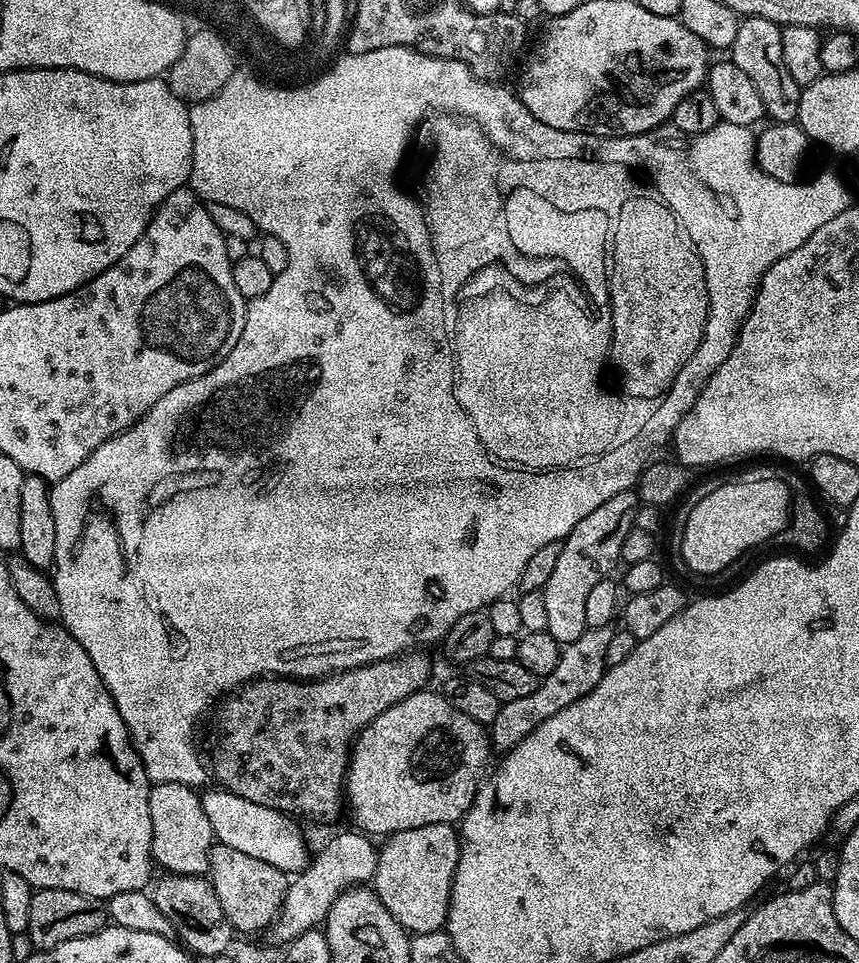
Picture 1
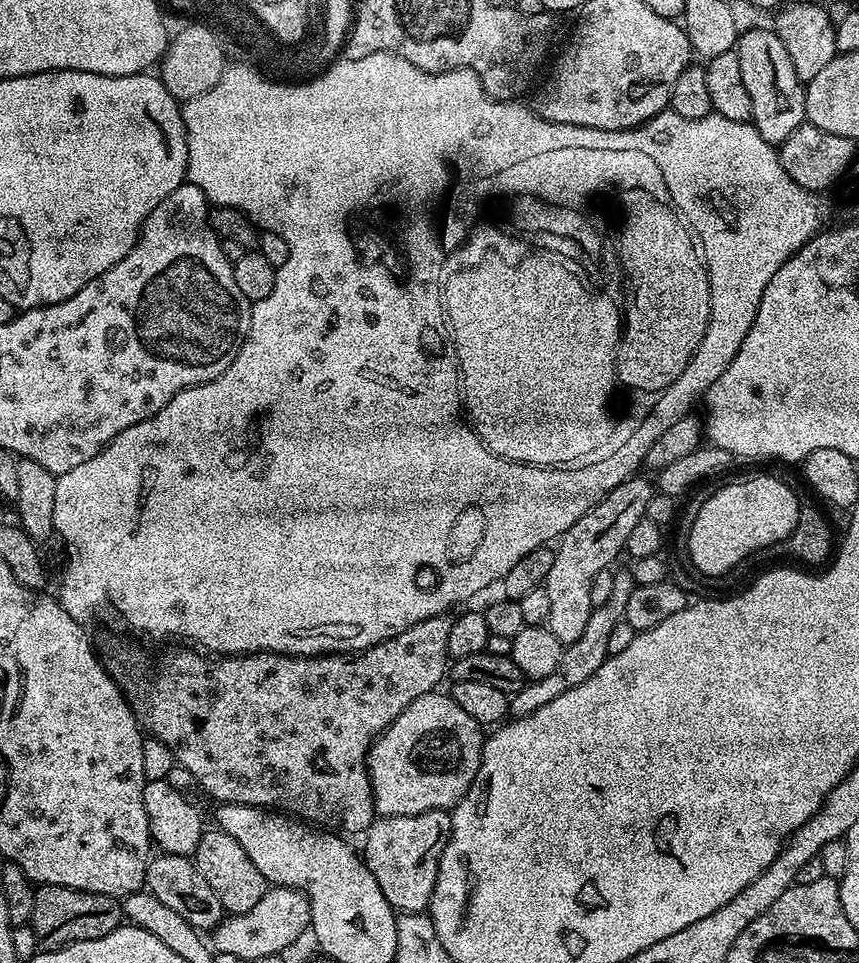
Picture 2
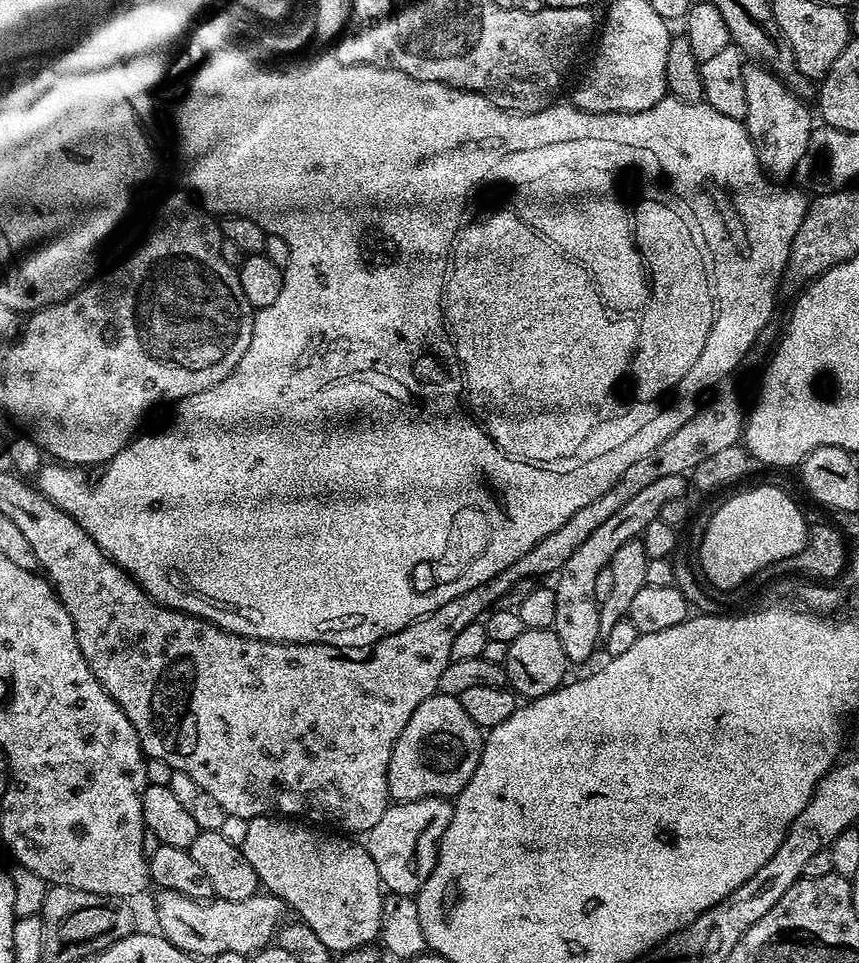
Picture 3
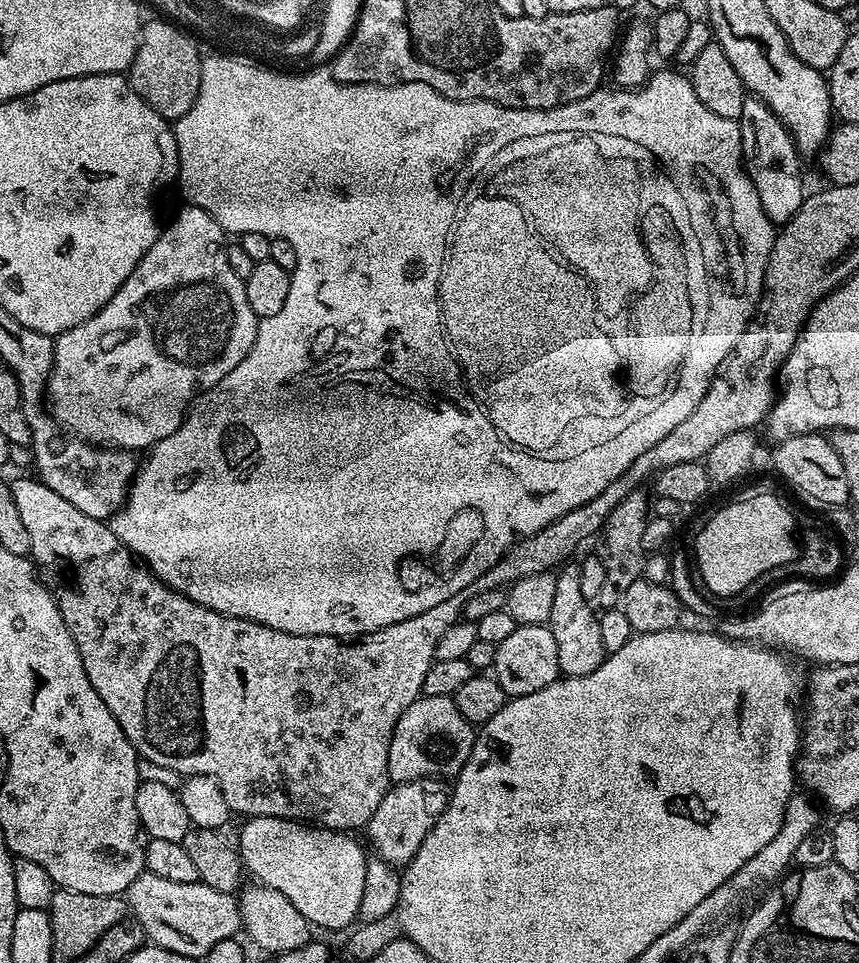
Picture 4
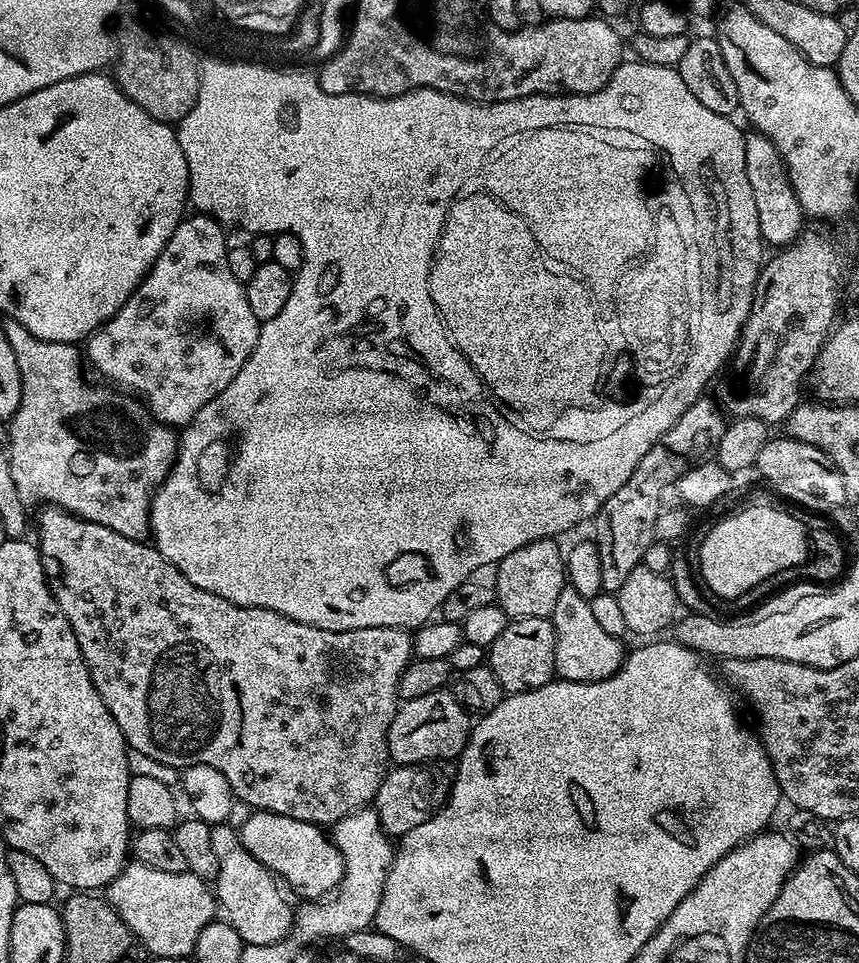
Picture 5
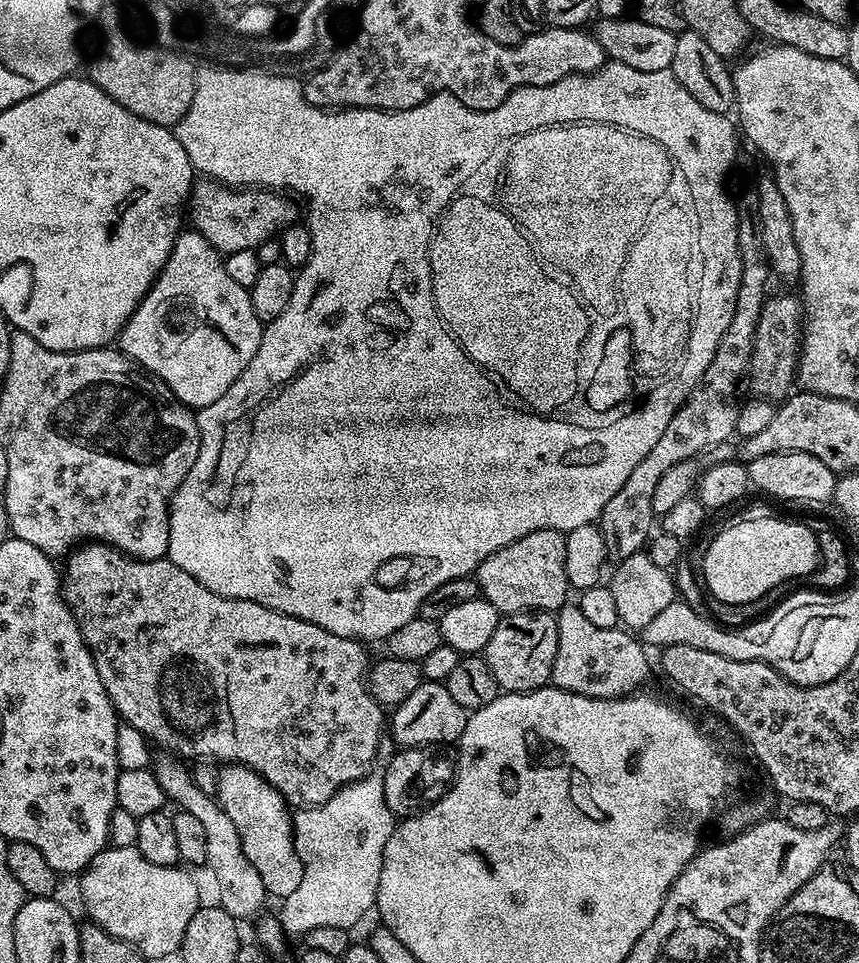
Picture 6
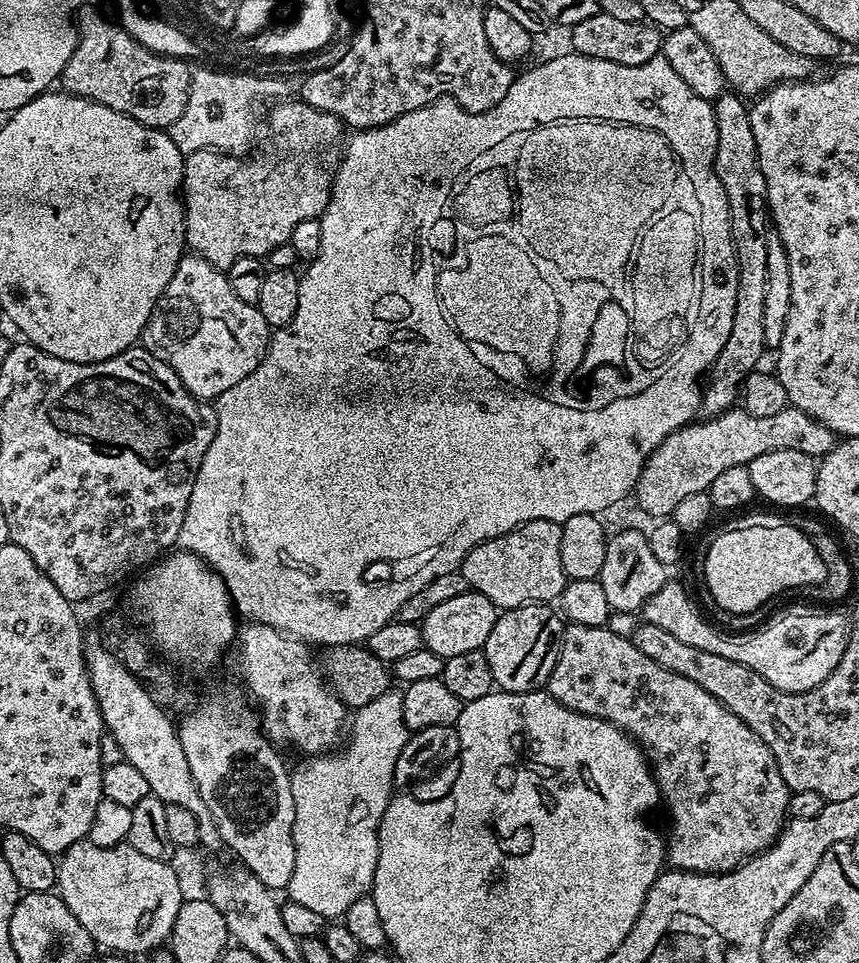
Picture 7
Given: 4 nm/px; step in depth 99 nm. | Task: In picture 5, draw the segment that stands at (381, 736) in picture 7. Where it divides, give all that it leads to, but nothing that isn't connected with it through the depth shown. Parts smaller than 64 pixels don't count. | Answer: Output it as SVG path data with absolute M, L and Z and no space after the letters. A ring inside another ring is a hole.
M365 806L342 817L331 829L330 836L344 859L344 877L340 887L327 902L304 902L301 908L295 909L291 935L300 946L324 940L327 936L346 938L355 932L371 929L392 866L394 844L384 831L375 807Z

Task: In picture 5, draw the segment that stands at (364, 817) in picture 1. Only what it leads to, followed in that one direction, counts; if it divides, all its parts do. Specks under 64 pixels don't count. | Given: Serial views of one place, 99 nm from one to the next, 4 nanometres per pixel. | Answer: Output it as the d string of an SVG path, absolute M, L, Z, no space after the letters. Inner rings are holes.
M451 691L422 694L422 698L403 701L390 722L388 755L397 765L452 762L464 753L474 724L468 709L456 701Z

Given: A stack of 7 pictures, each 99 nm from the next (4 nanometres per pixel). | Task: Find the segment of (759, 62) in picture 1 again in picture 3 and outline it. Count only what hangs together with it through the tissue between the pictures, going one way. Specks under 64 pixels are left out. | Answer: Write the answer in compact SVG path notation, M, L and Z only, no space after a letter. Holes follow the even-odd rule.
M749 63L744 69L744 81L746 82L746 118L742 123L750 134L750 142L758 154L758 162L765 172L773 177L791 177L812 133L814 127L812 116L808 113L807 106L796 97L799 95L763 64Z

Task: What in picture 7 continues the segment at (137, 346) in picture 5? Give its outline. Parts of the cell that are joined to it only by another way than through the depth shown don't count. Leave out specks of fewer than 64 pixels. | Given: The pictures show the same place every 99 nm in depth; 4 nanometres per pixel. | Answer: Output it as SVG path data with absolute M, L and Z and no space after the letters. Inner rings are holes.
M185 254L146 322L142 347L166 362L182 378L182 386L190 394L212 402L230 386L238 386L246 374L260 365L269 339L266 318L262 318L256 305L242 302L230 290L227 275L206 258Z

